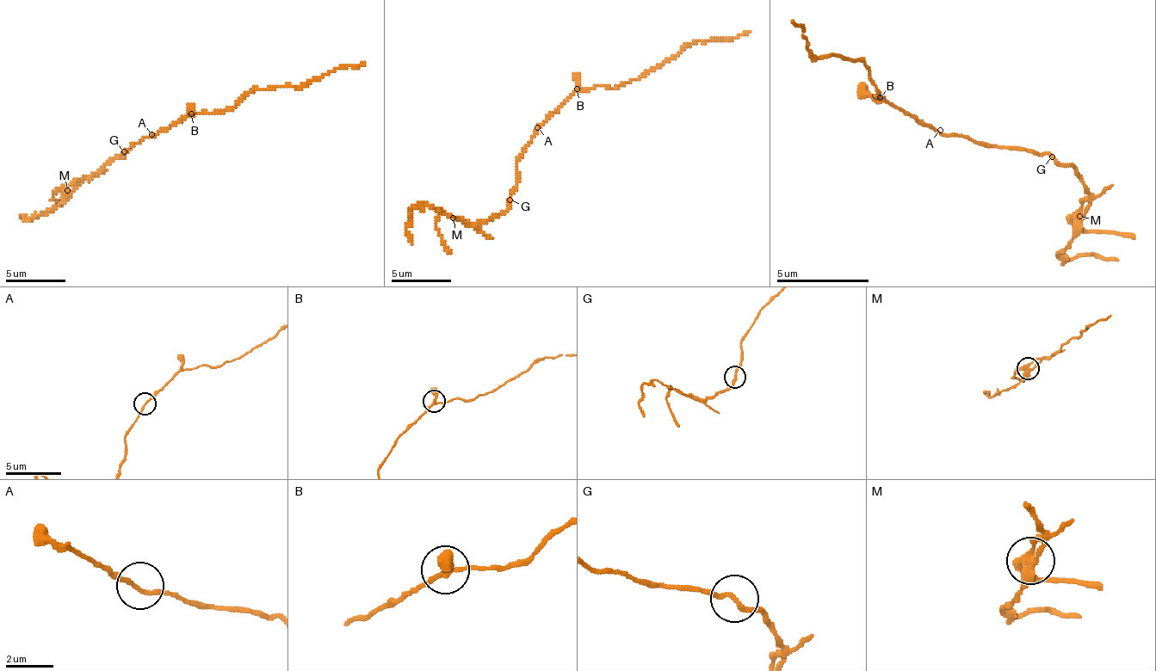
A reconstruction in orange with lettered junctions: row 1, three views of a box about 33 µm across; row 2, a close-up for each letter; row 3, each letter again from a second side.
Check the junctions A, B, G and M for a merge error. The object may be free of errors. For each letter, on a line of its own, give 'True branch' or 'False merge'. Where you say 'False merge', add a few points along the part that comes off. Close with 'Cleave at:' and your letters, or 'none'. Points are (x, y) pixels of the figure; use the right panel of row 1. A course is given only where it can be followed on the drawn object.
A: True branch
B: True branch
G: True branch
M: False merge. Course of the part to remove: (1078, 218), (1060, 255), (1120, 259)
Cleave at: M

